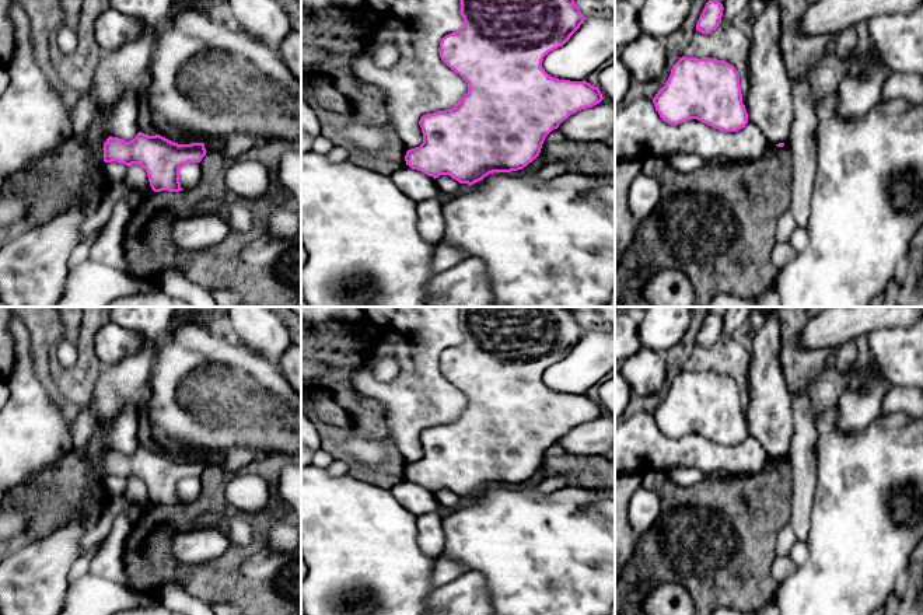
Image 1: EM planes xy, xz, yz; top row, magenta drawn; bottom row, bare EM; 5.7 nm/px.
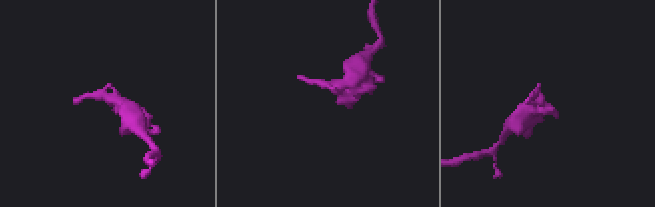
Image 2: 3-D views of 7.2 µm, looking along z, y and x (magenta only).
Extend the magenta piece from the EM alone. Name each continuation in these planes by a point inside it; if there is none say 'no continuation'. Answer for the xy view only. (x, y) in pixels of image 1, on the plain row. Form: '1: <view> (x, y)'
no continuation

